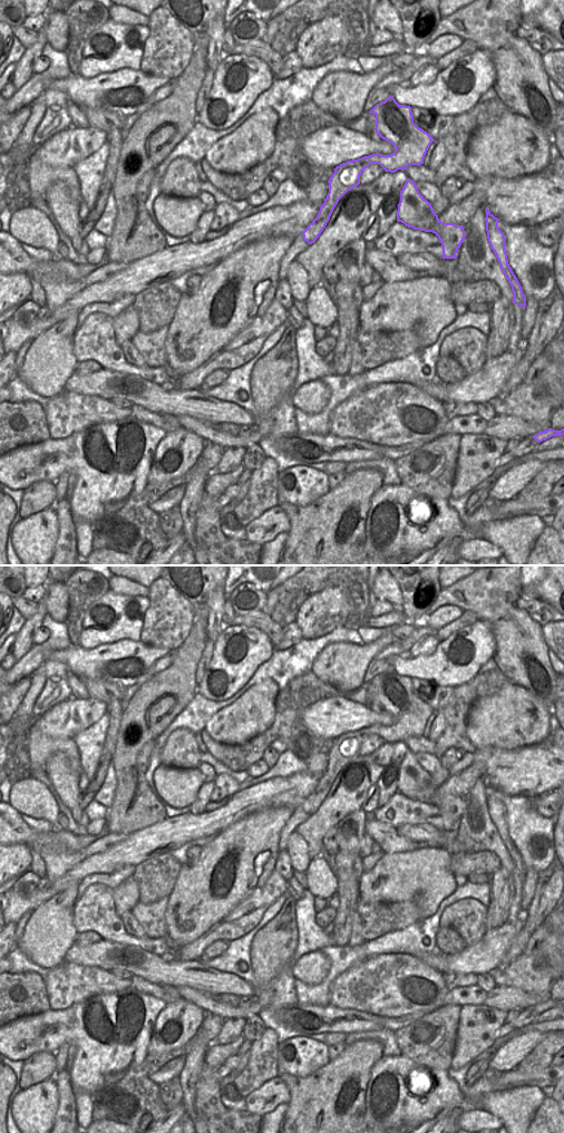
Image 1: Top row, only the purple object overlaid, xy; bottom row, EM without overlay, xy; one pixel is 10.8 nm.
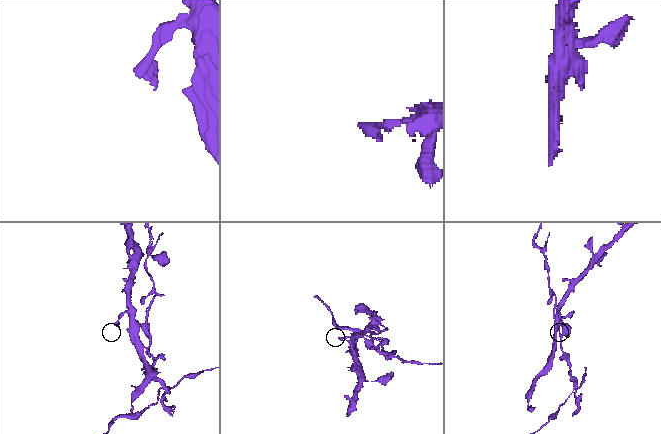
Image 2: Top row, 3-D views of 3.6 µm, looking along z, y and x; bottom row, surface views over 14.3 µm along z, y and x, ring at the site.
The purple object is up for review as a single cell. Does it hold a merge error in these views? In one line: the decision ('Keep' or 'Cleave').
Cleave

